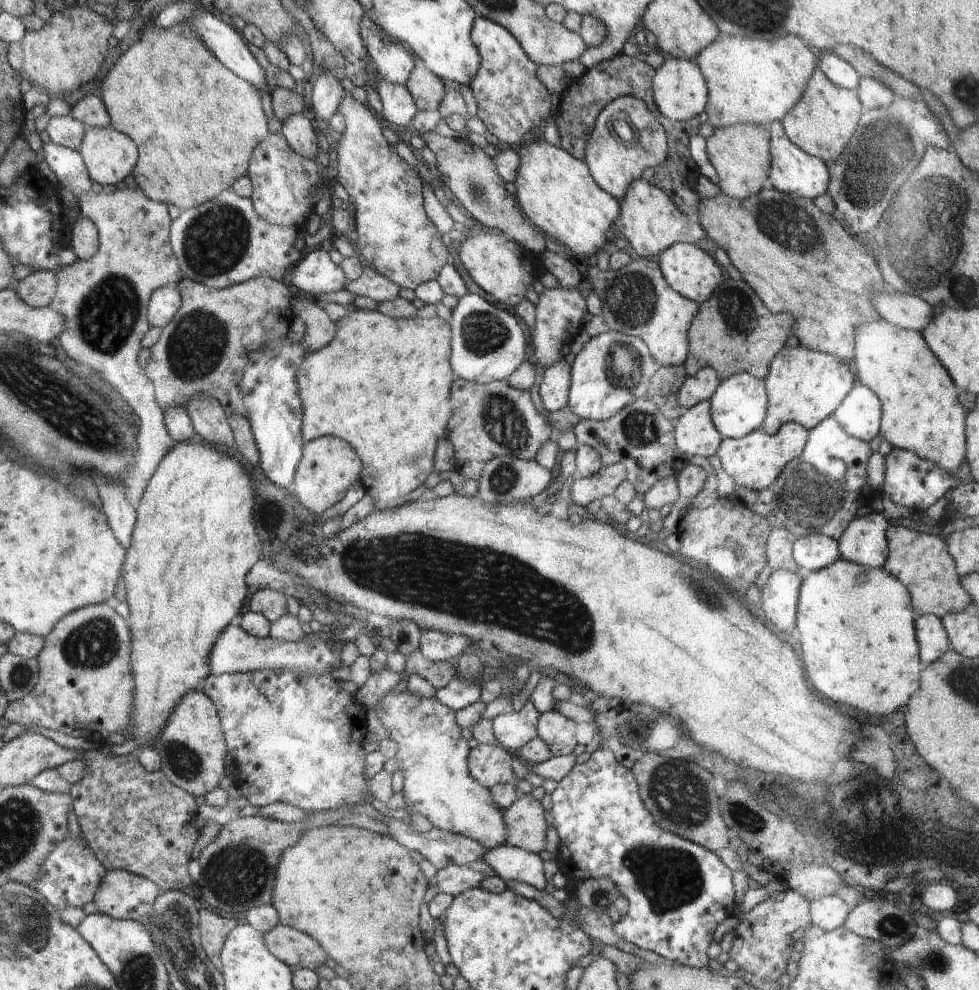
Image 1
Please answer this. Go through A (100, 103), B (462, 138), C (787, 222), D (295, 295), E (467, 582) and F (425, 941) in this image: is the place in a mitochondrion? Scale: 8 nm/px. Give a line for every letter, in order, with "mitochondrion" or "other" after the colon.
A: other
B: other
C: mitochondrion
D: other
E: mitochondrion
F: other

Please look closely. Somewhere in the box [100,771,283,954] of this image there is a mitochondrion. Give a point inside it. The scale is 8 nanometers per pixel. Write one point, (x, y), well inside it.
(237, 874)

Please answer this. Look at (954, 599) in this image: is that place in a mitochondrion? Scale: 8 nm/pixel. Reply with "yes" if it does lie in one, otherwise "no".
no

